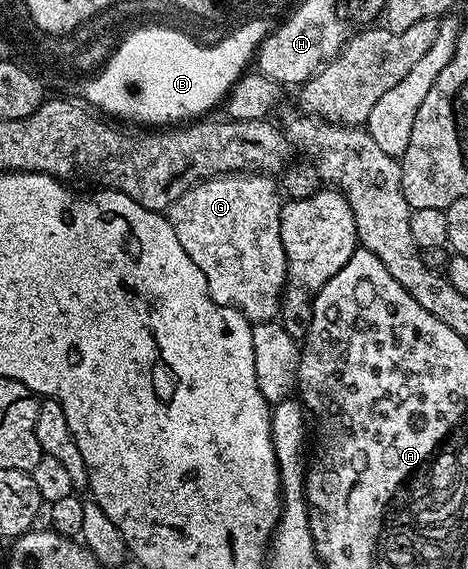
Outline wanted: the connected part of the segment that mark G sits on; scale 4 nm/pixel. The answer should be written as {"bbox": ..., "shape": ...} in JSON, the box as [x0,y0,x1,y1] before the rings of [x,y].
{"bbox":[167,171,287,323],"shape":[[[250,171],[208,177],[206,181],[179,195],[179,199],[171,201],[167,210],[169,222],[183,247],[183,253],[191,255],[195,267],[203,271],[203,279],[207,279],[207,291],[211,299],[239,310],[250,323],[274,320],[281,308],[281,295],[285,292],[287,275],[287,259],[283,251],[283,239],[279,235],[282,204],[278,182],[272,176]]]}

